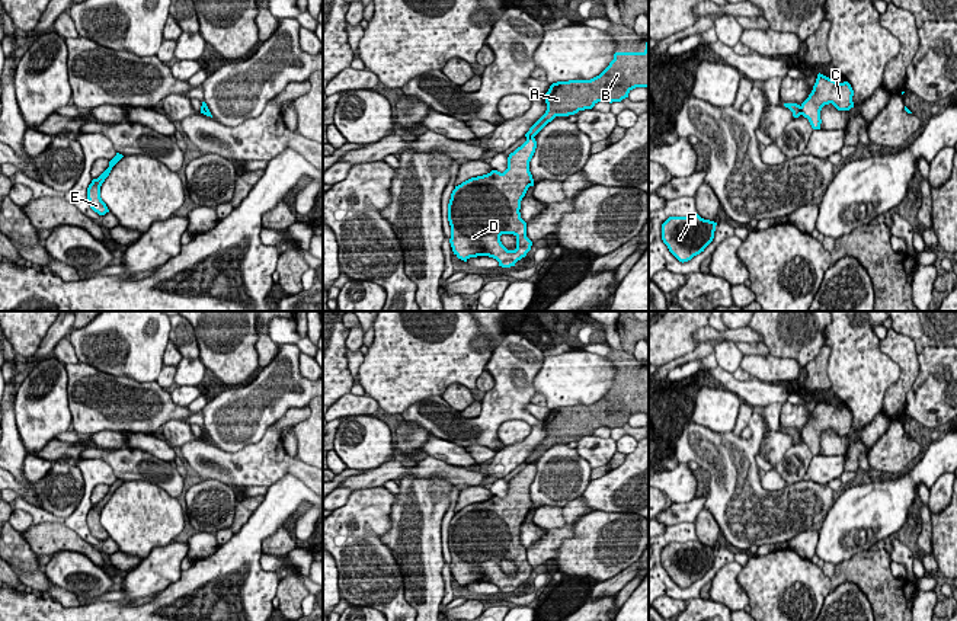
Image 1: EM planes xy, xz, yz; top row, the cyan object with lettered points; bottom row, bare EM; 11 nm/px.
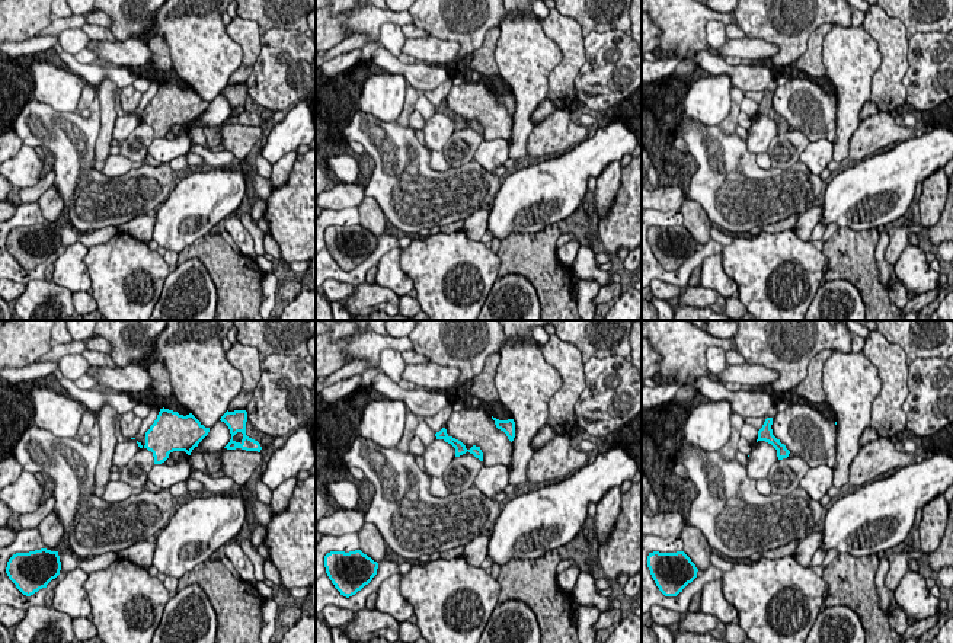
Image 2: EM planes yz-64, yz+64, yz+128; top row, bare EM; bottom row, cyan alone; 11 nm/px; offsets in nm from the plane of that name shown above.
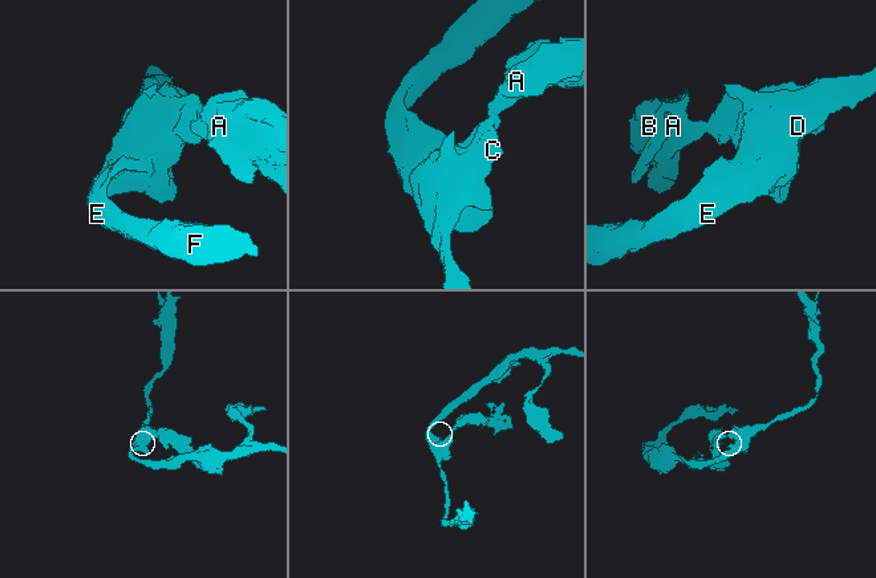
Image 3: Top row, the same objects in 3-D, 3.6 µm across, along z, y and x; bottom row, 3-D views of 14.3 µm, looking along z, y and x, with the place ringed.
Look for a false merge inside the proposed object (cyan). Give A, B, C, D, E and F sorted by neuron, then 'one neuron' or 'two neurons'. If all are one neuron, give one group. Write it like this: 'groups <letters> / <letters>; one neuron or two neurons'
groups A B / C D E F; two neurons

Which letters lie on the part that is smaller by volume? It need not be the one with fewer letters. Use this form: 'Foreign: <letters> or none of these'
Foreign: A, B

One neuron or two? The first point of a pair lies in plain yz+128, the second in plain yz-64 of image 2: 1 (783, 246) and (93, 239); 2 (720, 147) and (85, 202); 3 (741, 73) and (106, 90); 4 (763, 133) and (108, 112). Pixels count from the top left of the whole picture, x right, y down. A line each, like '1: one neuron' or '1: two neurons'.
1: two neurons
2: one neuron
3: two neurons
4: two neurons

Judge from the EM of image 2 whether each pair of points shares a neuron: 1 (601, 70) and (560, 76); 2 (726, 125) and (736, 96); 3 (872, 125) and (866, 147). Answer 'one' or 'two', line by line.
1: two
2: one
3: one

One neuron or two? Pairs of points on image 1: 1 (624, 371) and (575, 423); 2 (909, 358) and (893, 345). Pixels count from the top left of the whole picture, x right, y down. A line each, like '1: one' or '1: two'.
1: one
2: one

